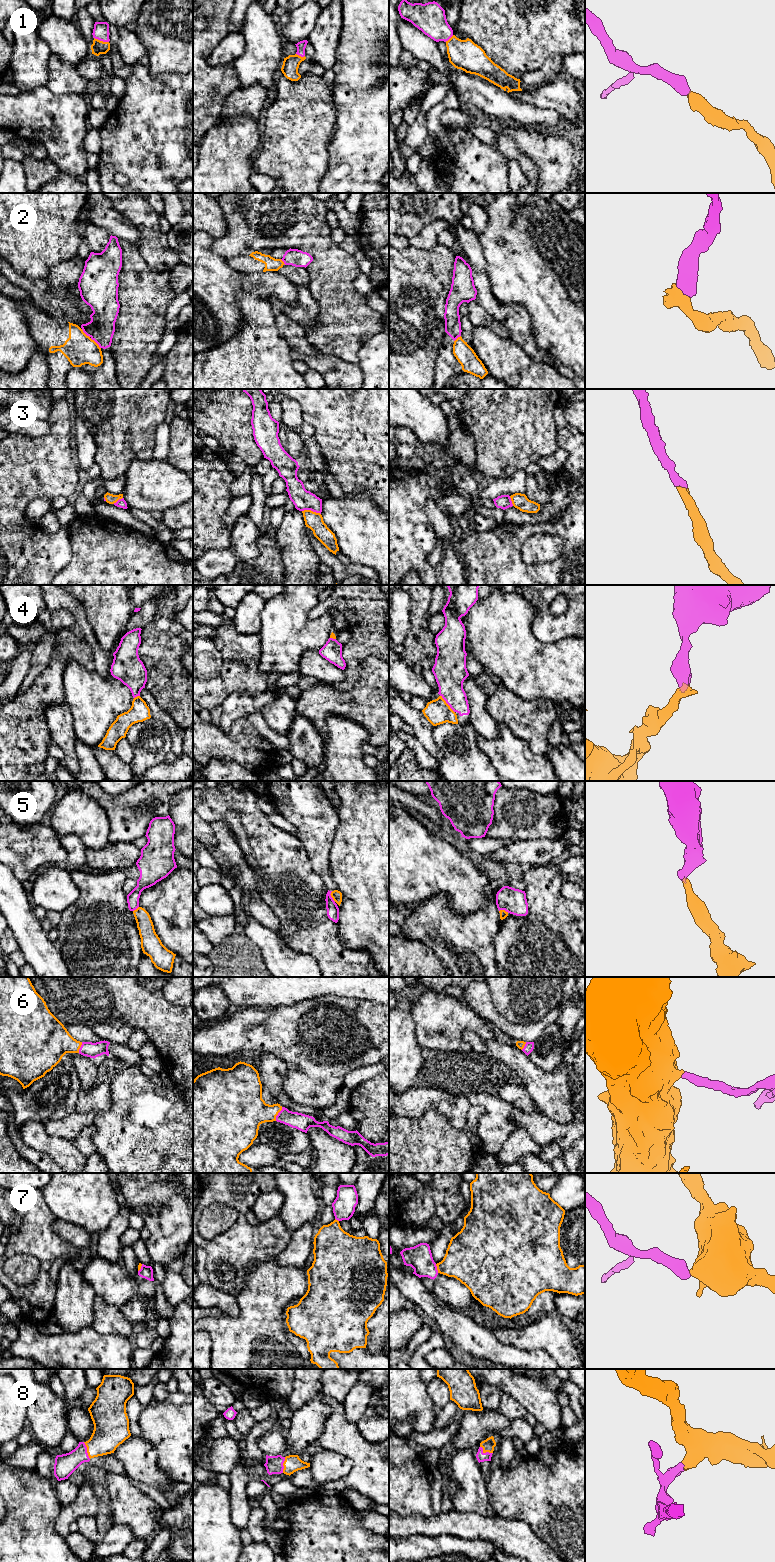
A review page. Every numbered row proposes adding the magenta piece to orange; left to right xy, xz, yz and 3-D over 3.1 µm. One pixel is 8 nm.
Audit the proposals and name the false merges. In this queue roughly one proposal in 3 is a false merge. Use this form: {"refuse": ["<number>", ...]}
{"refuse": ["2", "7"]}

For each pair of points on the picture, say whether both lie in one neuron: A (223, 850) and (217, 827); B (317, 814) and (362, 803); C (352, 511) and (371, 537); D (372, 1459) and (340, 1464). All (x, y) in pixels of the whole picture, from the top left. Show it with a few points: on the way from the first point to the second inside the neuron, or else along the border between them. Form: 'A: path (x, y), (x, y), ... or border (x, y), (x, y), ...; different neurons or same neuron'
A: path (223, 844), (222, 833); same neuron
B: border (335, 808), (338, 814), (336, 832); different neurons
C: path (354, 517), (365, 531); same neuron
D: border (329, 1451), (349, 1459), (346, 1478); different neurons

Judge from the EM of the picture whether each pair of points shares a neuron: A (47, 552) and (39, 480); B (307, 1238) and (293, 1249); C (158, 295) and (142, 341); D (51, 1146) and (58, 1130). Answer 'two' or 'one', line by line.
A: one
B: one
C: one
D: two

